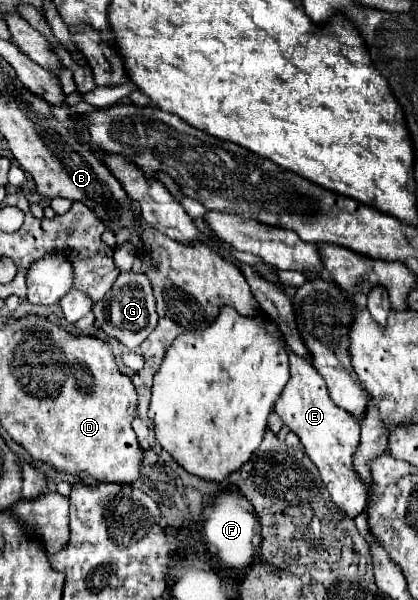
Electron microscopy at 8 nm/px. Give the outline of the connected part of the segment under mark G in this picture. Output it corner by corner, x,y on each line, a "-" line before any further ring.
132,271
120,273
110,293
106,293
102,301
94,303
94,315
96,315
96,321
100,323
100,329
106,335
116,337
128,349
136,349
154,331
154,325
158,321
152,285
148,277
144,273
132,273

